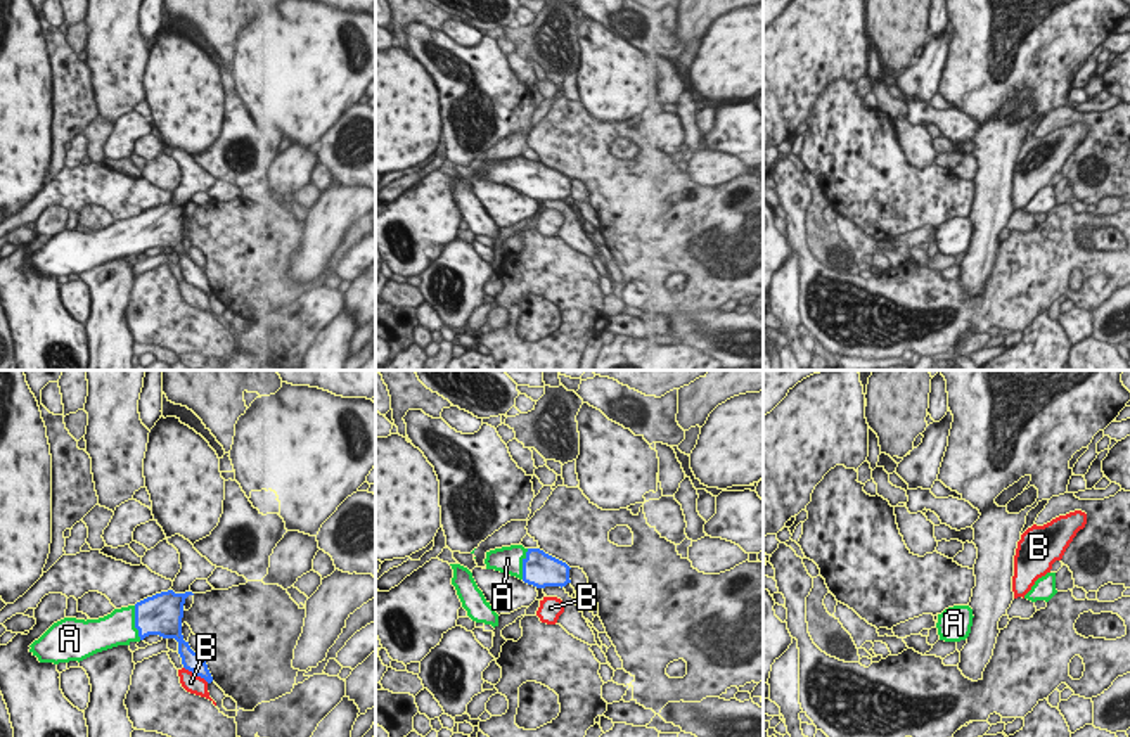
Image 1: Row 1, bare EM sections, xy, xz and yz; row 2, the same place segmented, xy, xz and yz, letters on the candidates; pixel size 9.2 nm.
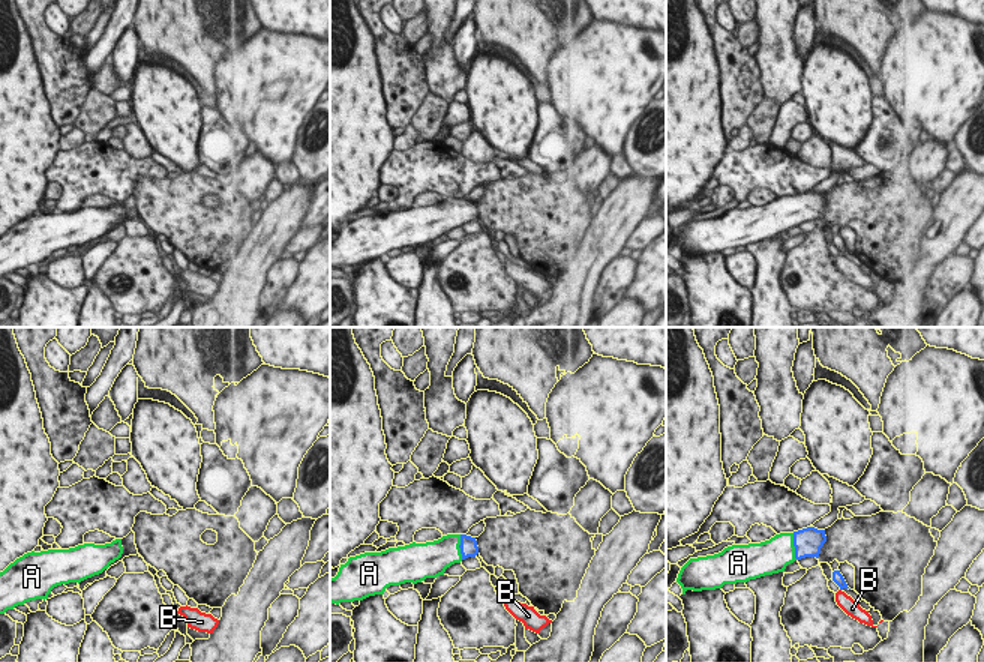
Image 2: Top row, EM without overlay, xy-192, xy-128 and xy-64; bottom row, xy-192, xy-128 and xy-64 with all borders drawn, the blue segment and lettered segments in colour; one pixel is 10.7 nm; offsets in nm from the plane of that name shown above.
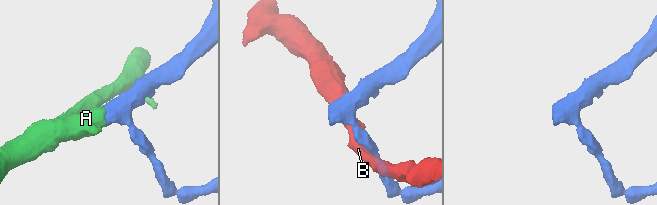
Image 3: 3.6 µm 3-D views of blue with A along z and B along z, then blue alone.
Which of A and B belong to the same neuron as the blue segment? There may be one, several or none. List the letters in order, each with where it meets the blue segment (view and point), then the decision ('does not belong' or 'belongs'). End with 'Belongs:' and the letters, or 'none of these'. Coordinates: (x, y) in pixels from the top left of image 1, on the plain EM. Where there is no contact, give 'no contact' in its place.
A: meets blue in xy at (135, 236); belongs
B: meets blue in xy at (196, 286); does not belong
Belongs: A

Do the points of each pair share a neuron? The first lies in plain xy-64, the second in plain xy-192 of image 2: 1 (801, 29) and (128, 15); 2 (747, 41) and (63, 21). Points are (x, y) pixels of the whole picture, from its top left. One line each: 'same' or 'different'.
1: different
2: different

